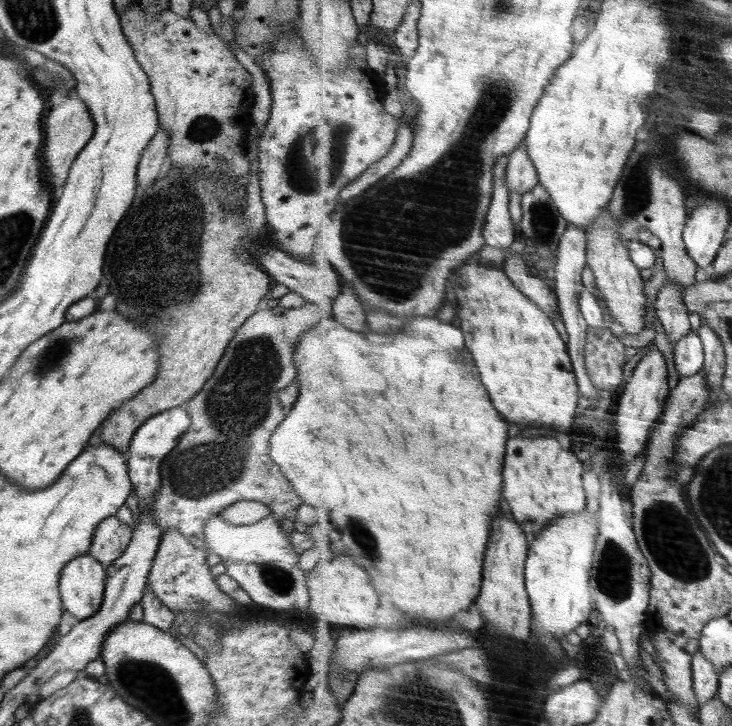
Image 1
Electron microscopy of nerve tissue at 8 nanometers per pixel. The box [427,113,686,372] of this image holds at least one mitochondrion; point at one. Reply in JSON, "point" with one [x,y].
{"point":[636,192]}

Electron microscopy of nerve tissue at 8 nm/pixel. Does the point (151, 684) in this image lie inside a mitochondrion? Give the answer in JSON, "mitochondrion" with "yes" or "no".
{"mitochondrion":"yes"}

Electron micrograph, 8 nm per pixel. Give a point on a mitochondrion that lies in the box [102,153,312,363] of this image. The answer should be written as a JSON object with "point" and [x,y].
{"point":[176,294]}

